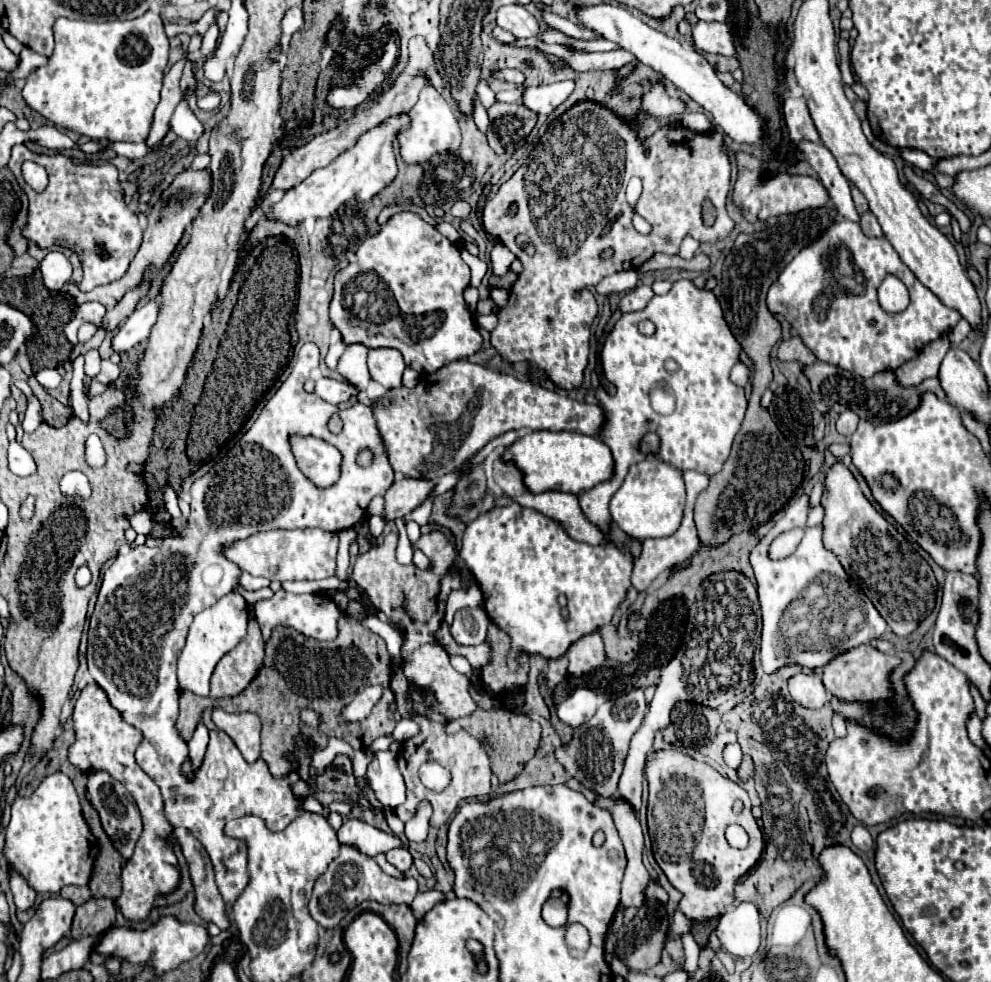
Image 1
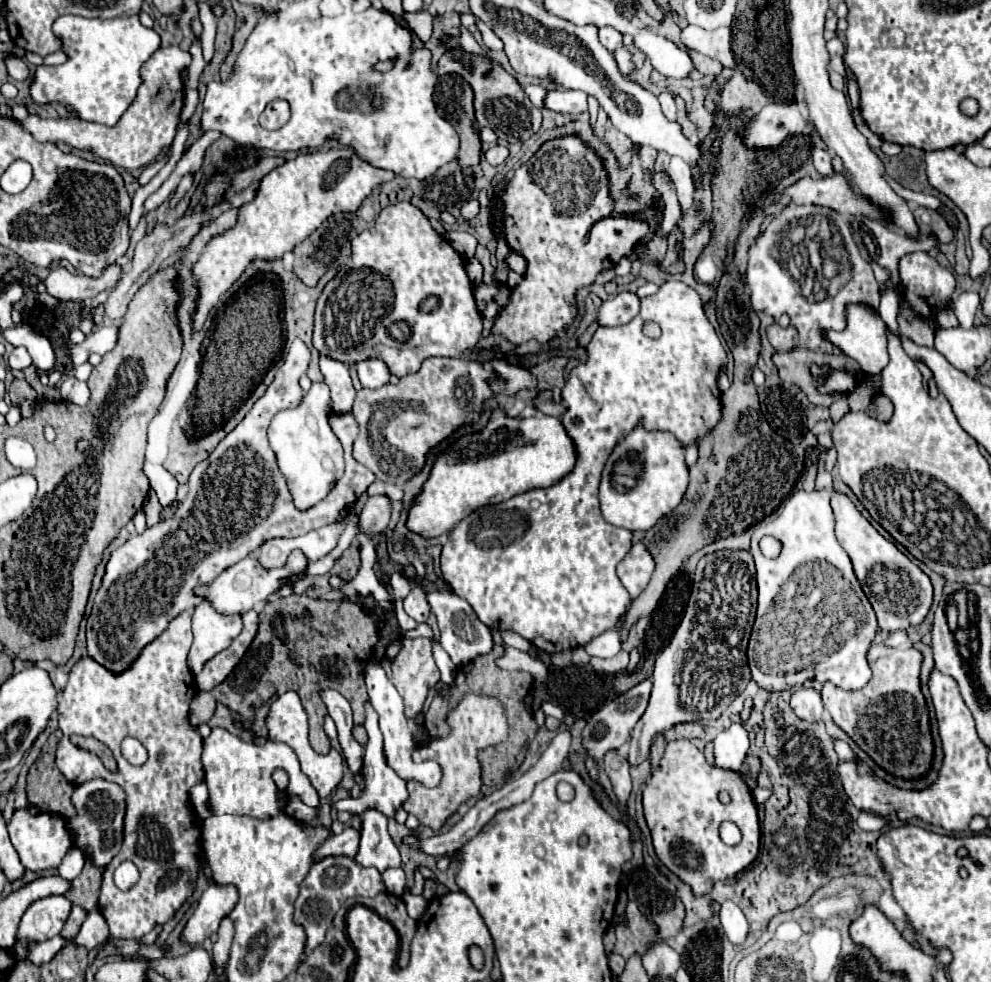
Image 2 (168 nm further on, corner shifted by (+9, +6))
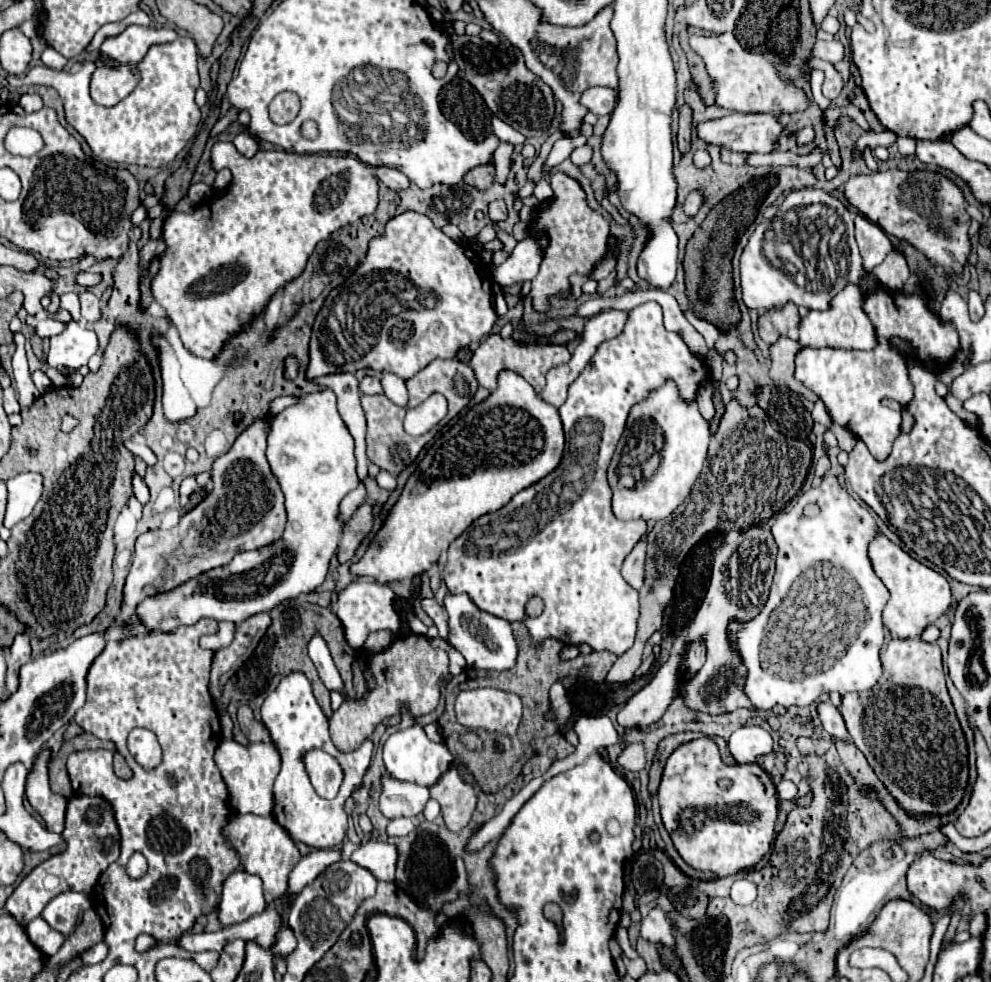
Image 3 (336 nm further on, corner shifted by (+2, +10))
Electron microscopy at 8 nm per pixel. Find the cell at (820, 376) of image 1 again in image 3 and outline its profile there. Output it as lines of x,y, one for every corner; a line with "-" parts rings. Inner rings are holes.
784,336
776,344
772,344
772,348
770,348
770,360
772,360
770,378
774,382
786,384
790,390
794,390
796,394
802,394
806,400
816,402
818,396
812,390
808,390
806,386
802,386
802,382
798,382
794,378
794,358
796,358
800,348
802,348
800,342
790,340
788,336

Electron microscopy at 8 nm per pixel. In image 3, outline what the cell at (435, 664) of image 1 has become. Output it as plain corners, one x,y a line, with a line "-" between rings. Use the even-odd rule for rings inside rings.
412,634
374,654
370,660
370,670
376,678
376,688
368,692
366,700
362,702
342,702
342,706
330,718
330,736
340,750
358,748
384,718
402,716
402,708
408,708
408,714
412,716
432,712
440,700
440,686
448,676
448,654
440,648
432,648
424,636

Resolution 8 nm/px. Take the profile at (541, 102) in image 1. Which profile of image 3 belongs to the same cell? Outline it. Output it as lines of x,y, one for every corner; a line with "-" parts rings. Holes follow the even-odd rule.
588,88
582,92
580,102
596,116
608,116
616,106
616,92
610,88

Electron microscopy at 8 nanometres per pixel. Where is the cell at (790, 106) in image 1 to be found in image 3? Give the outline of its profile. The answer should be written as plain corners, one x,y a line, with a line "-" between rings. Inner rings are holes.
730,114
720,120
710,120
704,124
698,124
698,136
710,144
726,146
734,152
760,152
770,154
778,148
780,134
786,130
786,126
774,116
774,114

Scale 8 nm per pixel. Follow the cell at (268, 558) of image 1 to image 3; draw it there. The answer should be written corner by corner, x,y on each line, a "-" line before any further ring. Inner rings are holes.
358,484
358,488
354,488
340,504
340,518
346,522
346,518
350,518
350,514
354,514
354,510
358,510
358,506
364,502
366,498
366,488
364,484

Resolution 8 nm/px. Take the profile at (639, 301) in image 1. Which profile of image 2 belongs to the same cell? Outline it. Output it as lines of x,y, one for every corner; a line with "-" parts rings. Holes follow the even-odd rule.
621,292
617,296
607,298
599,312
597,322
599,326
621,326
631,322
639,314
639,298
633,292

